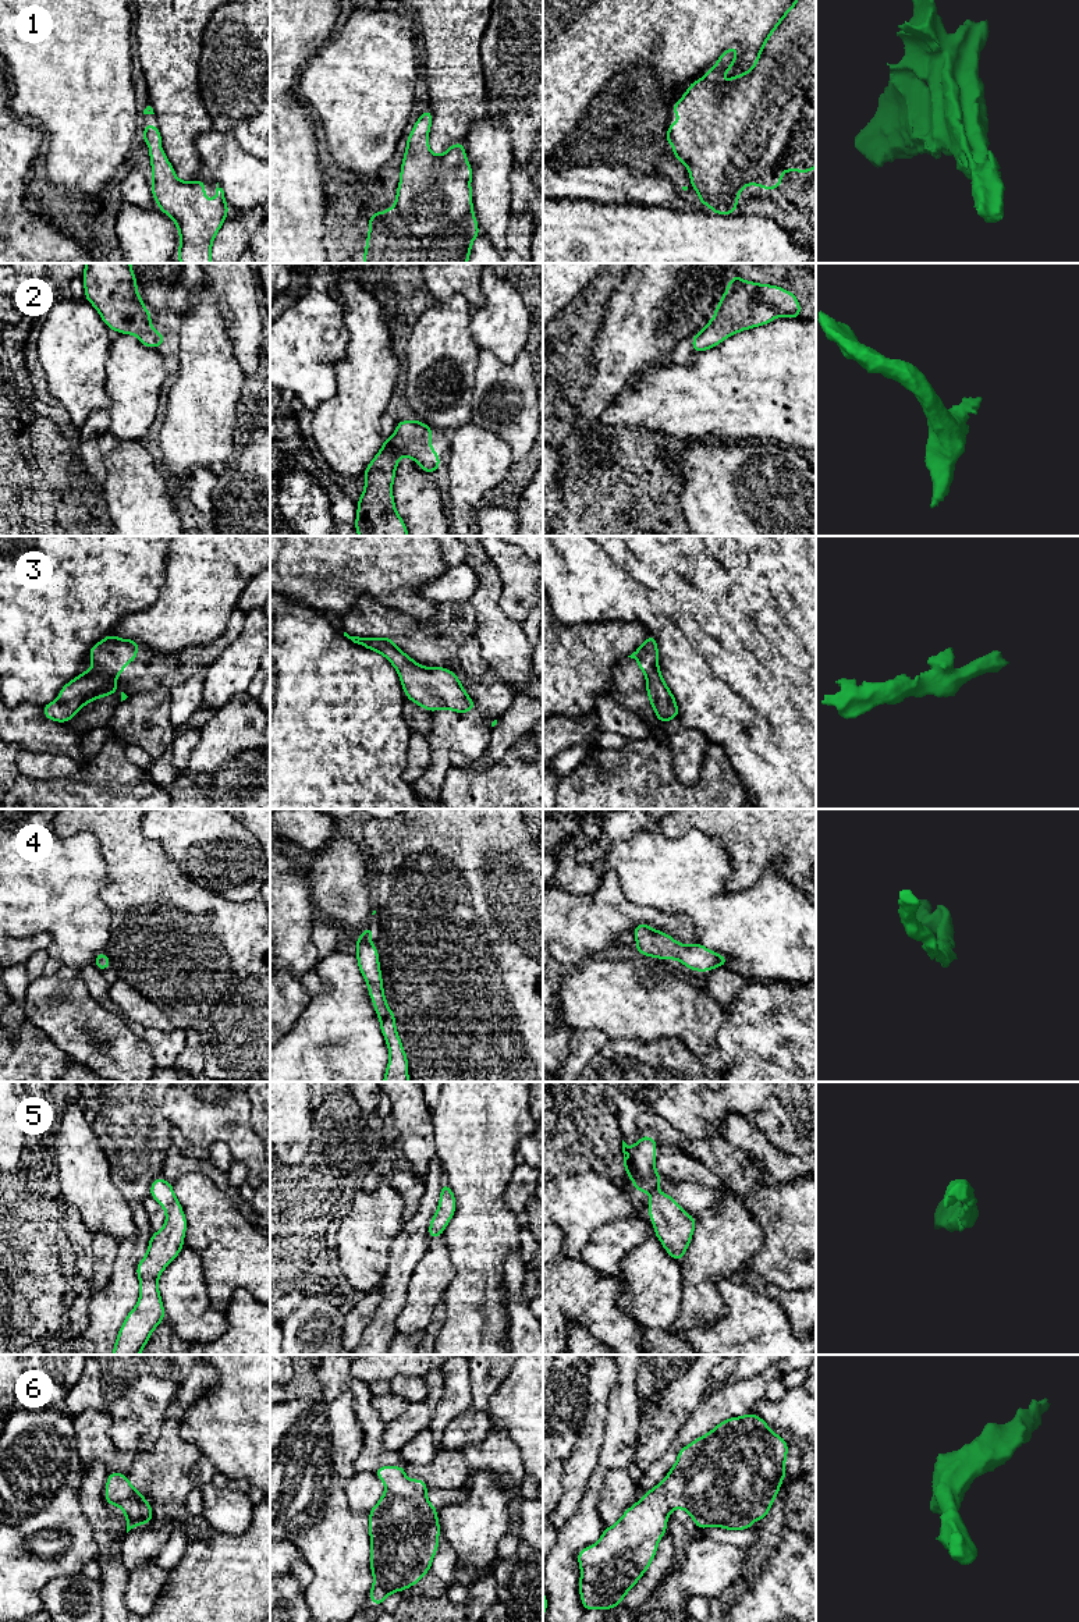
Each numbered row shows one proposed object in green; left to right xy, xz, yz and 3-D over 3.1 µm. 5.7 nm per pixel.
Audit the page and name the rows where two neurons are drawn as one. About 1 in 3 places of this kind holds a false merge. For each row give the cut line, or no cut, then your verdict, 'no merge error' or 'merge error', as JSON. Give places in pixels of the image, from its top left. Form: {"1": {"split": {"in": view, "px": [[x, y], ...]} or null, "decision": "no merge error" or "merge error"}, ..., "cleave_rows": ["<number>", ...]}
{"1": {"split": null, "decision": "no merge error"}, "2": {"split": null, "decision": "no merge error"}, "3": {"split": {"in": "xy", "px": [[93, 667], [107, 671], [113, 677]]}, "decision": "merge error"}, "4": {"split": null, "decision": "no merge error"}, "5": {"split": null, "decision": "no merge error"}, "6": {"split": null, "decision": "no merge error"}, "cleave_rows": ["3"]}

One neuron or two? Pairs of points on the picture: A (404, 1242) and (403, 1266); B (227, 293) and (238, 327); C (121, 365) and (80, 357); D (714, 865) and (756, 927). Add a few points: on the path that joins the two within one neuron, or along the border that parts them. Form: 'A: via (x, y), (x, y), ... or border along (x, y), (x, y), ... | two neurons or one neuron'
A: via (404, 1248), (403, 1260) | one neuron
B: via (235, 301), (238, 304), (238, 319) | one neuron
C: border along (112, 341), (105, 362), (107, 394) | two neurons
D: via (707, 886), (707, 898), (735, 925) | one neuron

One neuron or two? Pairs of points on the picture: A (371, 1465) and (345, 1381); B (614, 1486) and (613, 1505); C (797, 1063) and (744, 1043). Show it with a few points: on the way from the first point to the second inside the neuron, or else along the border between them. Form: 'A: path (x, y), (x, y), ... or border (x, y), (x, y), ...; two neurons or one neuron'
A: path (372, 1444), (372, 1424), (362, 1409), (362, 1401); one neuron
B: path (614, 1490), (614, 1501); one neuron
C: path (784, 1050), (777, 1043), (756, 1043); one neuron

